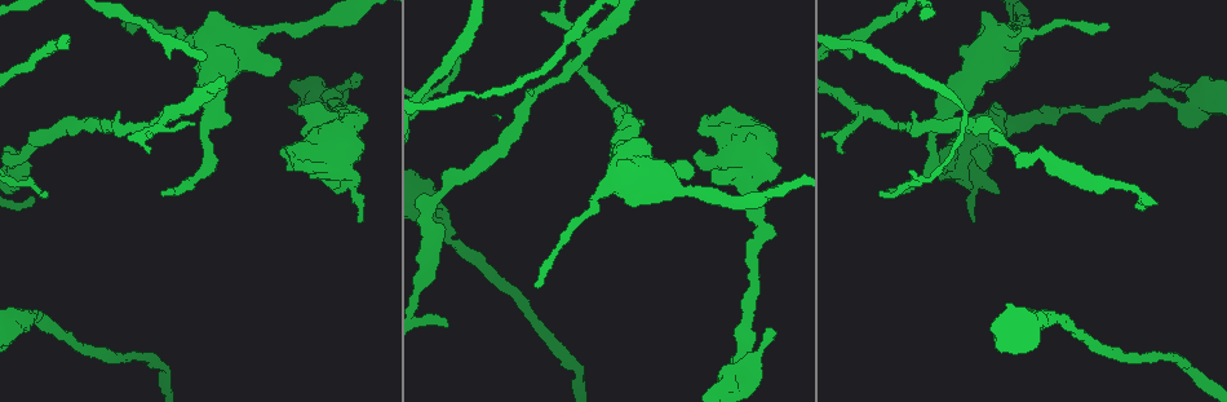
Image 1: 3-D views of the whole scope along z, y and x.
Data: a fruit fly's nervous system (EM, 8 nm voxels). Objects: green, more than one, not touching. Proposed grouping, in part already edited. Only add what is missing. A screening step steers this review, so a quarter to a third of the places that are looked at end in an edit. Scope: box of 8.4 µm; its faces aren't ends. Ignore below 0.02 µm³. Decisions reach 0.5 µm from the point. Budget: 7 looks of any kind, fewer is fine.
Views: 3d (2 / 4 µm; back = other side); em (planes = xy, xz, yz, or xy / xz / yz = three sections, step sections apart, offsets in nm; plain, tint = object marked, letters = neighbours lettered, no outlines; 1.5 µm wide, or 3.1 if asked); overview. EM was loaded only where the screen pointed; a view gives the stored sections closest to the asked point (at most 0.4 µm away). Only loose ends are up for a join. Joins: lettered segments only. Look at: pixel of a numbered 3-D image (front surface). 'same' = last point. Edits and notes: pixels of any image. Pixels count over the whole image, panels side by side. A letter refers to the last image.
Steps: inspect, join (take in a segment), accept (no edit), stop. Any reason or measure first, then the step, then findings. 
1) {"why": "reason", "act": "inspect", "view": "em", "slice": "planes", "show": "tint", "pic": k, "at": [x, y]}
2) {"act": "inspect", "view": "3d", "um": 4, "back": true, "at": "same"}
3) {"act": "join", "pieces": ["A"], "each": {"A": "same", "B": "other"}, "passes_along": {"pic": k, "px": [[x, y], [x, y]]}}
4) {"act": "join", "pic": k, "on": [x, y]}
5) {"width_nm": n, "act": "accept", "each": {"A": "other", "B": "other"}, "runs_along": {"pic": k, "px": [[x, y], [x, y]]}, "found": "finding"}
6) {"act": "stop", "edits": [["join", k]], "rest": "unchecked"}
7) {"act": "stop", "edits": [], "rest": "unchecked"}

{"why": "an open end", "act": "inspect", "view": "em", "slice": "planes", "show": "letters", "pic": 1, "at": [972, 220]}

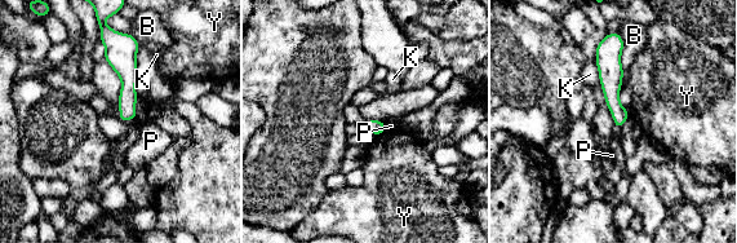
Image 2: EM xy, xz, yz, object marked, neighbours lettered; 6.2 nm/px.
{"act": "accept", "each": {"B": "other", "K": "other", "P": "other", "Y": "other"}, "border": {"pic": 2, "px": [[383, 123], [386, 131]]}, "found": "no lettered segment goes on from it"}

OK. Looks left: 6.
{"why": "free end", "act": "inspect", "view": "3d", "um": 4, "pic": 1, "at": [729, 105]}

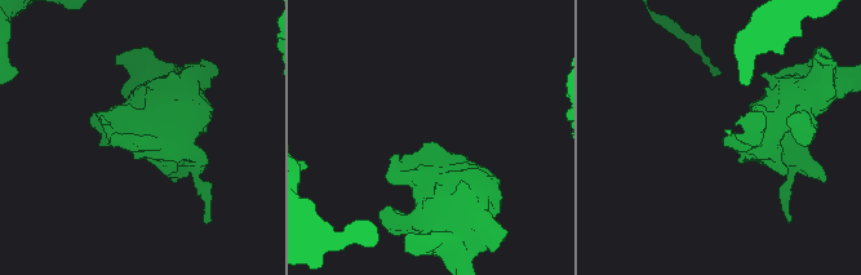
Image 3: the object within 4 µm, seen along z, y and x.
{"why": "now the EM", "act": "inspect", "view": "em", "slice": "planes", "show": "letters", "pic": 3, "at": [726, 139]}

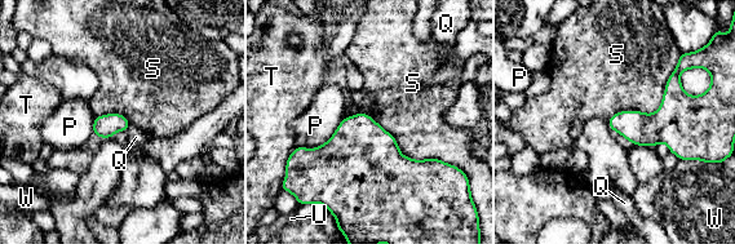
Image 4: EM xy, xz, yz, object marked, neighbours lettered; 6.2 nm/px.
{"act": "accept", "each": {"P": "other", "Q": "other", "S": "other", "T": "other", "U": "other", "W": "other"}, "border": {"pic": 4, "px": [[345, 115], [442, 160]]}, "found": "none of them fits"}

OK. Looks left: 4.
{"why": "thick end", "act": "inspect", "view": "em", "slice": "planes", "show": "letters", "pic": 1, "at": [32, 317]}

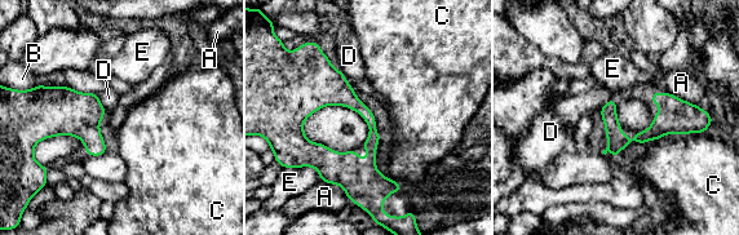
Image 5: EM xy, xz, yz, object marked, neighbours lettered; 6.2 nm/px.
{"longest_contact_nm": ["A", 220], "act": "accept", "each": {"A": "other", "B": "other", "C": "other", "D": "other", "E": "other"}, "runs_along": {"pic": 5, "px": [[291, 107], [315, 155], [395, 186]]}, "found": "no lettered segment goes on from it"}

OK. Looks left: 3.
{"act": "stop", "edits": [], "rest": "unchecked"}

